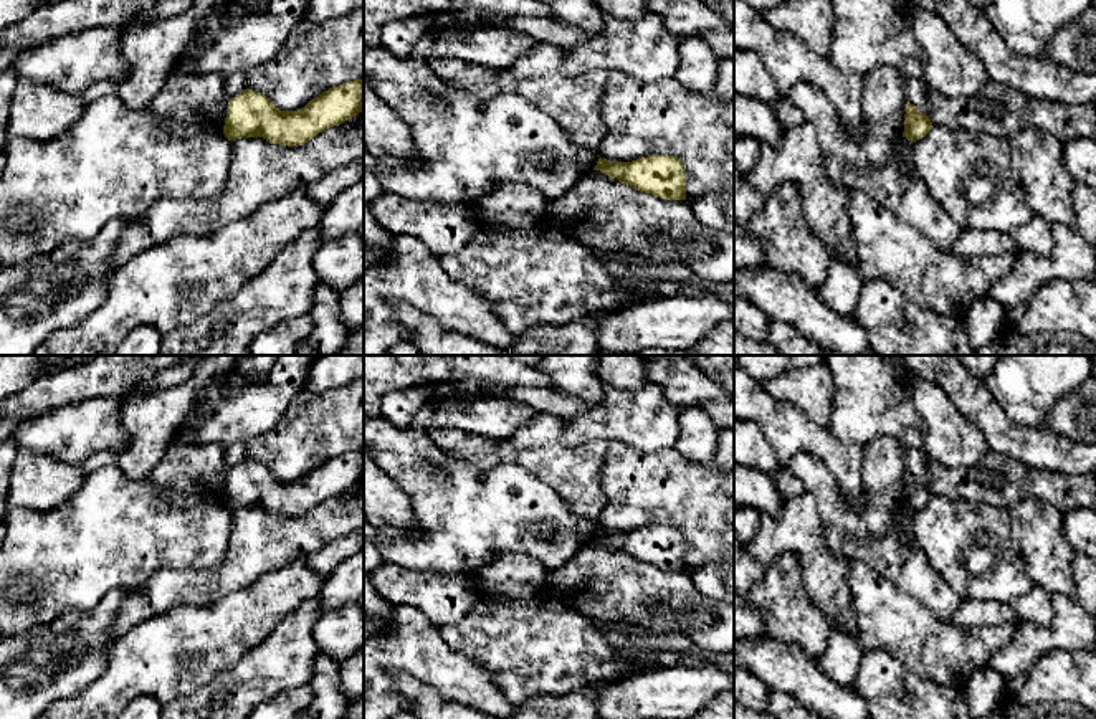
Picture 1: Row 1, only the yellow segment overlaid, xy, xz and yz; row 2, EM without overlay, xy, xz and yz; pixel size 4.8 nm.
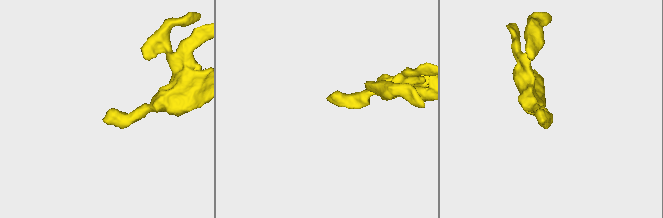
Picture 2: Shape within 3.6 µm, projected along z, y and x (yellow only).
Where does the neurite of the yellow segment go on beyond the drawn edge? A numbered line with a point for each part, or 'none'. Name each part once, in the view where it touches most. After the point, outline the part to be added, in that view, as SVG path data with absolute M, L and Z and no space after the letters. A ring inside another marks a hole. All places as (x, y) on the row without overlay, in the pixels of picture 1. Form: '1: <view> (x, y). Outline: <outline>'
none

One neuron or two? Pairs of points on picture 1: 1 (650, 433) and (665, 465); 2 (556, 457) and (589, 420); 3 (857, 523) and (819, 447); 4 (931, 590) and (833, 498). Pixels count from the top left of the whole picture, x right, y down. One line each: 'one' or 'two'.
1: two
2: two
3: two
4: two

